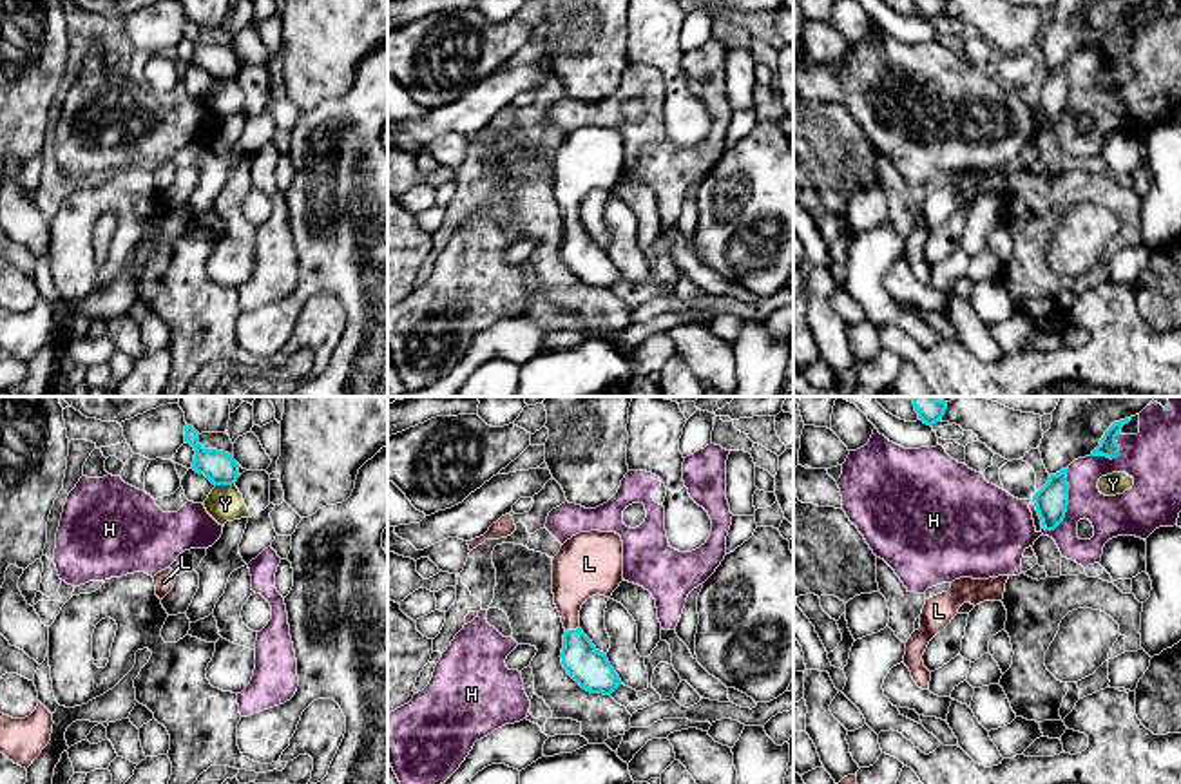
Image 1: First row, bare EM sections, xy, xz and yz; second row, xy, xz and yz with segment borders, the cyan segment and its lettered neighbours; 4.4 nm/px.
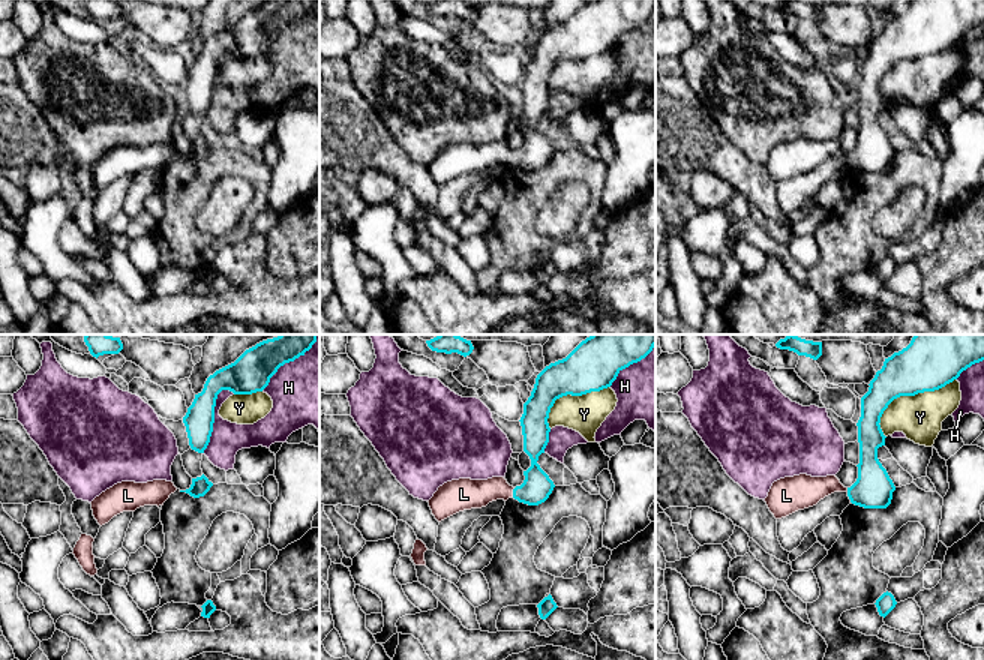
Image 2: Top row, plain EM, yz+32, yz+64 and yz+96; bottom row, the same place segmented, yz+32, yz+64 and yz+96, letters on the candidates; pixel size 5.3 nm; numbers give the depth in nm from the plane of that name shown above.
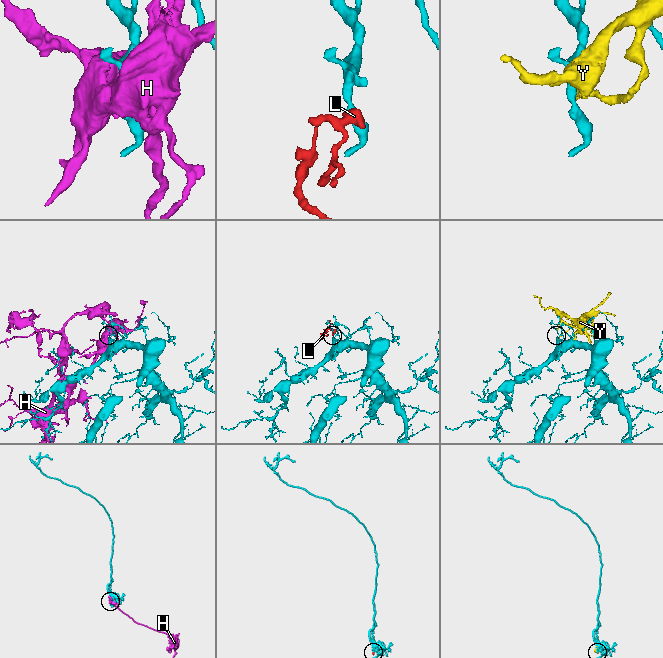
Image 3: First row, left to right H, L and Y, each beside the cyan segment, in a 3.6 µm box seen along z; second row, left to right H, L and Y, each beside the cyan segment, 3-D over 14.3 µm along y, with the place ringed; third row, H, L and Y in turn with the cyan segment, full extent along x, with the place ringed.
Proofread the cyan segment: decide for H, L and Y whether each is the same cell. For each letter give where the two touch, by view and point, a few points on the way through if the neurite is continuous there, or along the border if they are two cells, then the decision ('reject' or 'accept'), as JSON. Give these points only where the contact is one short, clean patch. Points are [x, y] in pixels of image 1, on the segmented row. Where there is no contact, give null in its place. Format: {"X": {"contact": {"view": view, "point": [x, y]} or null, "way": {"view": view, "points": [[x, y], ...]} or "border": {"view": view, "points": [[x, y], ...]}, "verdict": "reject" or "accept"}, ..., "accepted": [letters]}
{"H": {"contact": {"view": "yz", "point": [1067, 504]}, "verdict": "reject"}, "L": {"contact": {"view": "xz", "point": [571, 631]}, "way": {"view": "xz", "points": [[589, 667], [578, 656], [571, 631], [571, 587], [576, 574]]}, "verdict": "accept"}, "Y": {"contact": {"view": "xy", "point": [225, 484]}, "verdict": "reject"}, "accepted": ["L"]}

